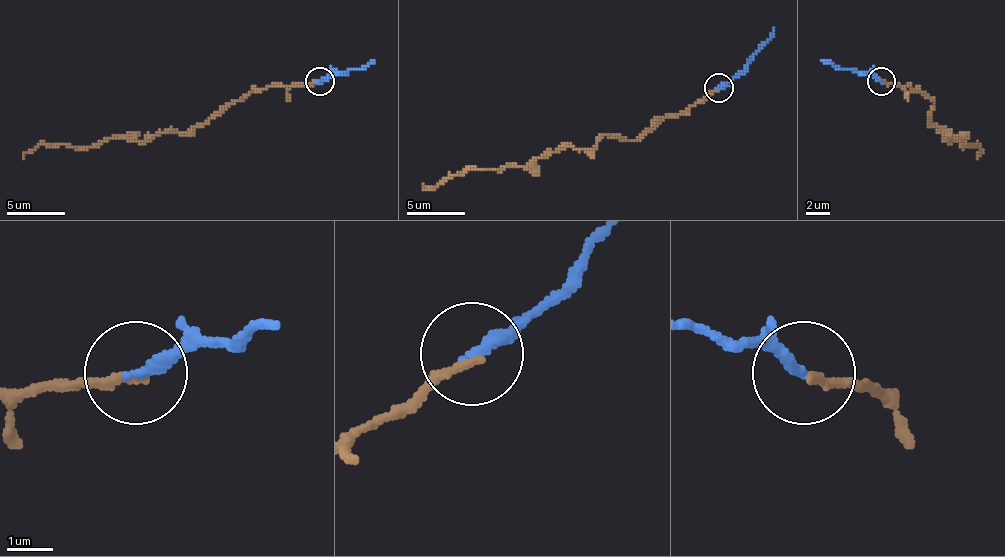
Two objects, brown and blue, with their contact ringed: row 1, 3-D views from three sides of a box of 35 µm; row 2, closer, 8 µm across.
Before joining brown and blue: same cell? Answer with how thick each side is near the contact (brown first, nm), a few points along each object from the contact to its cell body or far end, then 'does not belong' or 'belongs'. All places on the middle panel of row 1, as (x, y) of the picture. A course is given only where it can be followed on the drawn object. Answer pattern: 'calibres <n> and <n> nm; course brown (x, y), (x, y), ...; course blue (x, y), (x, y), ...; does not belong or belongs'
calibres 190 and 280 nm; course brown (718, 88), (634, 140), (605, 135), (591, 149), (559, 146), (524, 166), (466, 169), (423, 184); course blue (718, 88), (744, 68), (773, 27); belongs

